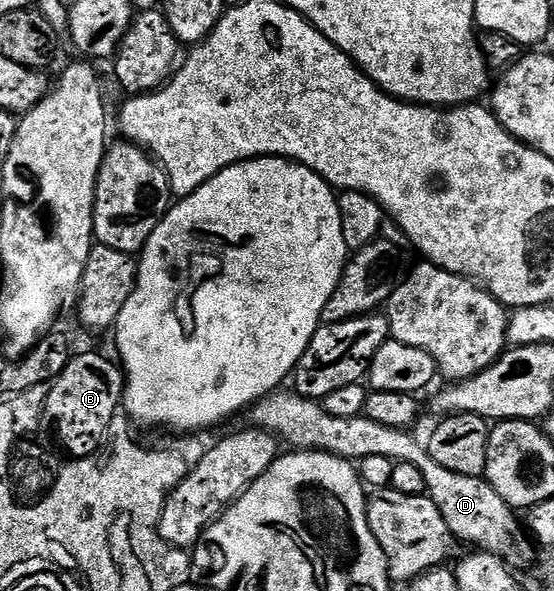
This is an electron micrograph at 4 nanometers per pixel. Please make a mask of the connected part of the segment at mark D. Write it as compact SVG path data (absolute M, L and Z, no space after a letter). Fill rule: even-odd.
M278 389L272 395L265 395L248 408L248 422L260 431L270 431L282 444L290 443L290 448L299 451L326 451L341 459L360 461L367 457L387 457L398 463L410 463L423 472L425 490L431 501L443 513L447 529L454 540L470 543L470 548L489 551L505 561L529 559L533 555L534 544L527 538L523 523L517 520L518 512L495 493L489 480L479 476L464 476L439 465L431 457L424 442L417 443L413 433L399 431L368 417L347 419L331 417L316 399L305 399L296 390Z

